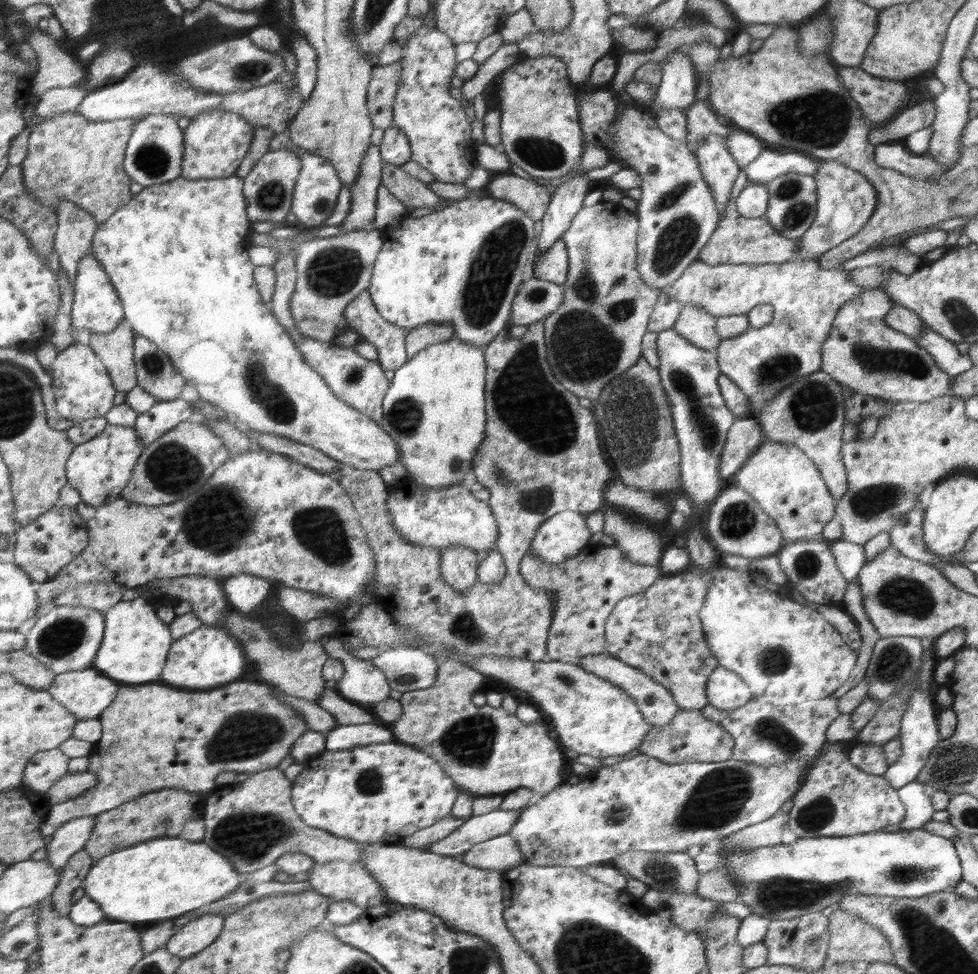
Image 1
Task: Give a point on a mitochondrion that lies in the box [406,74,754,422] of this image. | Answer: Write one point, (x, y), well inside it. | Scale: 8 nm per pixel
(585, 342)

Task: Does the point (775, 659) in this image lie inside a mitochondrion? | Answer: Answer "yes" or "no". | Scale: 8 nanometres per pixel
yes

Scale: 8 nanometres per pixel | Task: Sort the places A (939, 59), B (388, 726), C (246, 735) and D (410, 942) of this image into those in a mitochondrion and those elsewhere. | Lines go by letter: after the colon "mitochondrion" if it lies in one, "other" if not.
A: other
B: other
C: mitochondrion
D: other

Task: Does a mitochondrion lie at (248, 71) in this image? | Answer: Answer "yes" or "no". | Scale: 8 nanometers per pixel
yes

